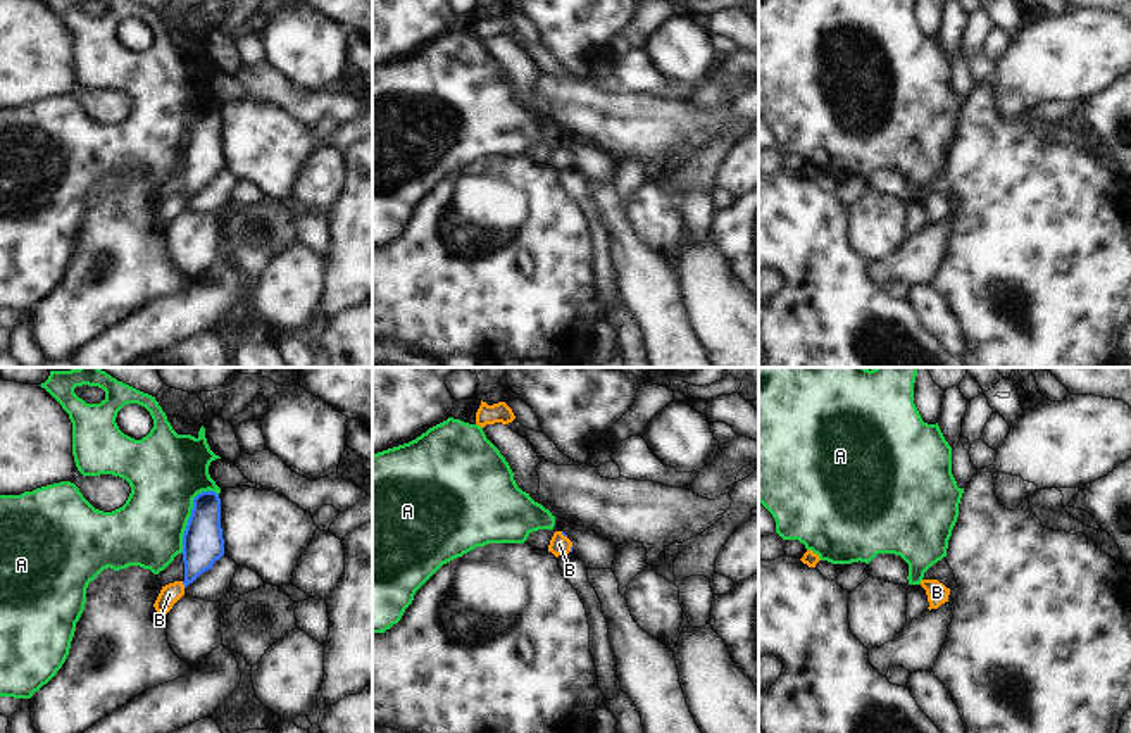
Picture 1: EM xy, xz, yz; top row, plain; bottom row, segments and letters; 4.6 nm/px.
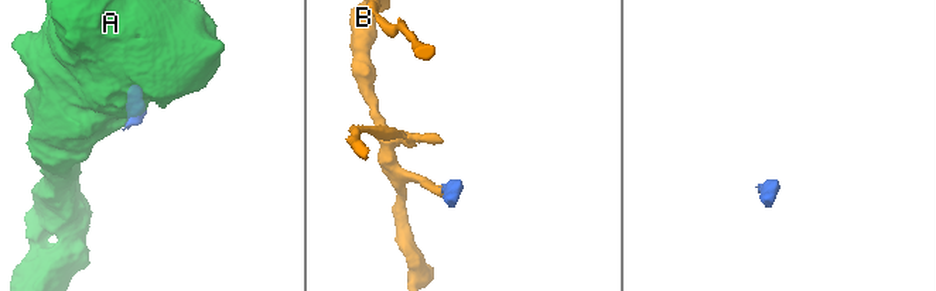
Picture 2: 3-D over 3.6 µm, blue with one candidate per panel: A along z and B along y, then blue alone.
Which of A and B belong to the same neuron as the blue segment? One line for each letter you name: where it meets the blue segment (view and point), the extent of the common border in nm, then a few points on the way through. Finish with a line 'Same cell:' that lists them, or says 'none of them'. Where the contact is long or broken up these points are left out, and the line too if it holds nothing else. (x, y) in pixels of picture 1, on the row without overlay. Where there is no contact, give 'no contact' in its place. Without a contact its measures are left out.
B: xy (183, 197) | 40 nm | across xy (202, 156), (193, 183), (183, 197), (169, 207)
Same cell: B

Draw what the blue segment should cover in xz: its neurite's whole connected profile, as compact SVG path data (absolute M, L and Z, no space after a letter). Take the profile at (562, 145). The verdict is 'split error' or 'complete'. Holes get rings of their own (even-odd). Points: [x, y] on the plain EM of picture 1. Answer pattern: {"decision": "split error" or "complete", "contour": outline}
{"decision": "split error", "contour": "M555 145L548 166L552 166L555 171L572 166L572 155L567 152L564 145Z"}

